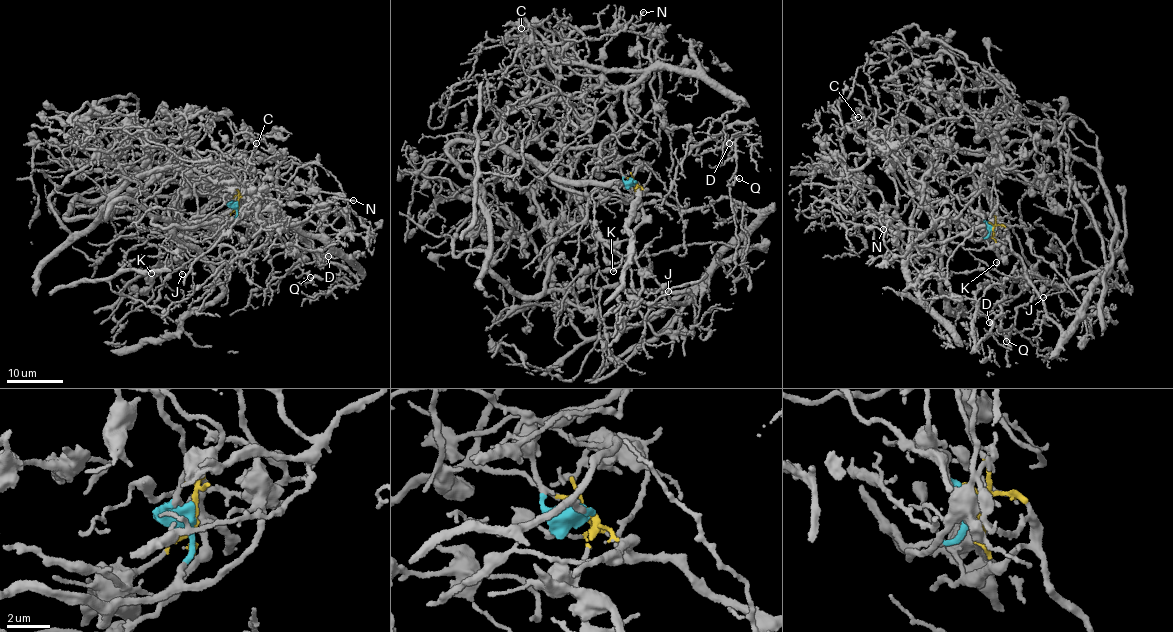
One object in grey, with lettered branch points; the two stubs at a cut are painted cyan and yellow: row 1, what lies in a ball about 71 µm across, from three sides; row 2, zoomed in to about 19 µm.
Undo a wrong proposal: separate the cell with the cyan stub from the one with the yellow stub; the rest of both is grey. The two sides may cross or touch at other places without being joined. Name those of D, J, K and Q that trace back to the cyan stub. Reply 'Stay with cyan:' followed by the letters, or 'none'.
Stay with cyan: K

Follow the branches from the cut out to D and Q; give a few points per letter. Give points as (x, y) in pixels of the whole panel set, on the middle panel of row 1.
D: (634, 182), (677, 208), (730, 199), (744, 208), (741, 229), (728, 186), (752, 122), (718, 137), (730, 143)
Q: (634, 182), (677, 208), (730, 199), (737, 208), (744, 208), (741, 229), (733, 220), (729, 186), (739, 178)

